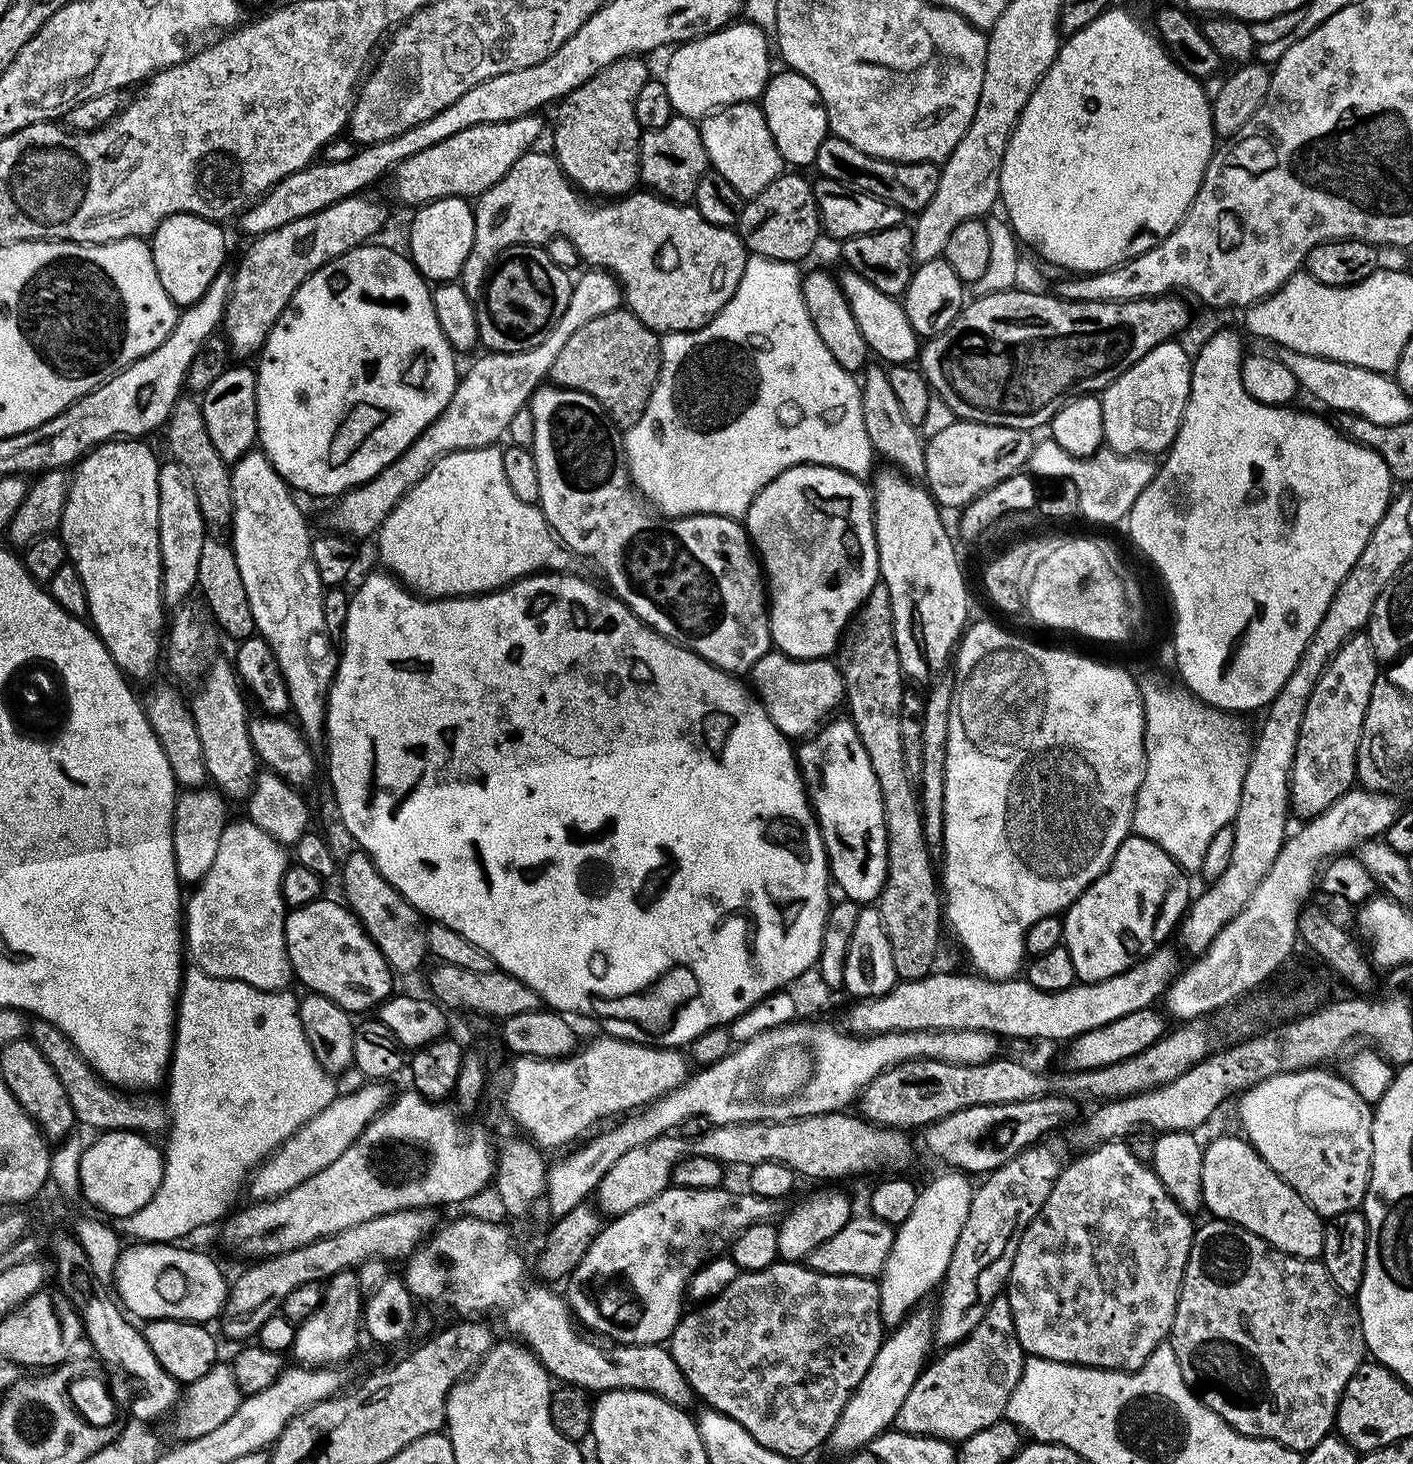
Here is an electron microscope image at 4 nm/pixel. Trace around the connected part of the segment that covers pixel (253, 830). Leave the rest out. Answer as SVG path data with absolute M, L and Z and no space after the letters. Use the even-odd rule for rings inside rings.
M241 818L241 820L234 821L233 824L232 821L225 823L222 838L218 838L218 850L214 854L214 862L210 862L210 870L206 870L206 874L200 879L199 884L191 889L192 897L189 900L187 897L182 908L182 931L186 937L186 952L195 967L201 968L203 972L214 978L246 982L263 992L283 992L289 987L288 983L293 983L292 963L288 957L286 938L284 937L286 905L282 894L282 882L290 863L289 853L287 856L284 852L287 852L285 845L280 844L274 838L270 838L270 834L266 834L266 830L262 830L262 826L258 826L253 820Z

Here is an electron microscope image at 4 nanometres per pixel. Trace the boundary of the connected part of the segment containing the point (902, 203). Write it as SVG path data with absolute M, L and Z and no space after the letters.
M830 134L822 142L822 146L818 146L814 168L815 171L820 171L819 175L823 179L837 180L854 190L865 192L866 194L874 194L886 202L896 204L904 209L905 213L919 214L928 205L930 198L934 198L934 193L938 191L941 165L932 164L928 160L926 162L914 162L913 164L899 164L896 160L883 160L877 156L862 154L862 150L858 150L858 146L850 146L850 142Z

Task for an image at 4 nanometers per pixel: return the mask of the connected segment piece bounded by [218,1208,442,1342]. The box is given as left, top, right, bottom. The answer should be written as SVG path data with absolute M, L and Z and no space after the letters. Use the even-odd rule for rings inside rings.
M411 1208L382 1214L378 1218L370 1218L370 1222L350 1226L350 1230L342 1230L336 1236L326 1236L323 1240L315 1240L301 1248L253 1263L256 1264L253 1268L246 1269L236 1281L231 1281L228 1301L218 1317L218 1325L232 1340L251 1341L259 1333L262 1322L277 1315L286 1294L298 1290L298 1286L327 1282L334 1274L359 1269L365 1260L379 1258L395 1262L411 1256L435 1233L442 1220L438 1213L436 1208Z

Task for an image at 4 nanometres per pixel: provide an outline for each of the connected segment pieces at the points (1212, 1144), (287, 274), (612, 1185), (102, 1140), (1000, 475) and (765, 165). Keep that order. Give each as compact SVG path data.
M1220 1136L1212 1140L1204 1148L1202 1162L1202 1194L1203 1207L1209 1208L1211 1215L1217 1220L1229 1220L1232 1224L1240 1224L1246 1230L1258 1234L1267 1244L1278 1250L1289 1252L1292 1256L1301 1256L1307 1260L1317 1259L1322 1250L1325 1221L1307 1204L1301 1196L1274 1170L1270 1170L1263 1158L1255 1152L1247 1139L1236 1136Z
M357 194L347 196L345 200L339 200L334 206L330 206L321 212L310 214L306 218L298 218L294 222L286 222L286 226L278 226L278 230L270 230L266 234L255 237L252 245L244 252L240 260L240 266L234 270L232 277L232 289L228 295L228 305L224 311L222 332L228 341L231 355L255 357L263 348L274 322L286 310L290 298L314 274L323 264L329 264L334 258L346 254L350 250L359 248L361 244L367 244L380 232L380 227L388 220L388 212L376 200L367 200L367 195Z
M841 1110L807 1116L805 1120L783 1120L777 1124L718 1124L705 1136L697 1136L691 1144L680 1134L659 1136L642 1146L634 1146L634 1150L626 1150L626 1154L610 1166L596 1187L595 1203L601 1213L609 1212L608 1216L615 1218L634 1210L634 1206L642 1206L642 1202L650 1202L650 1198L658 1198L658 1194L672 1184L673 1168L689 1152L694 1156L709 1156L725 1166L751 1166L773 1160L812 1180L840 1180L843 1176L856 1176L859 1172L872 1172L875 1168L892 1167L892 1170L898 1170L905 1166L912 1156L907 1131L885 1128L859 1115L848 1114Z
M108 1131L95 1138L93 1143L85 1145L80 1160L79 1180L83 1199L116 1220L136 1213L161 1185L164 1177L163 1151L139 1132Z
M956 418L943 430L935 430L925 441L924 484L932 498L943 509L963 509L986 490L998 486L1027 465L1034 437L1022 428L1003 428Z
M759 103L727 104L725 108L718 108L712 115L703 117L699 125L711 171L722 174L722 178L730 181L730 186L734 186L738 194L746 198L762 194L762 190L766 190L766 186L770 186L774 178L782 175L785 162L780 157L780 151L774 142L774 134L770 134L770 126L766 122L763 107Z

